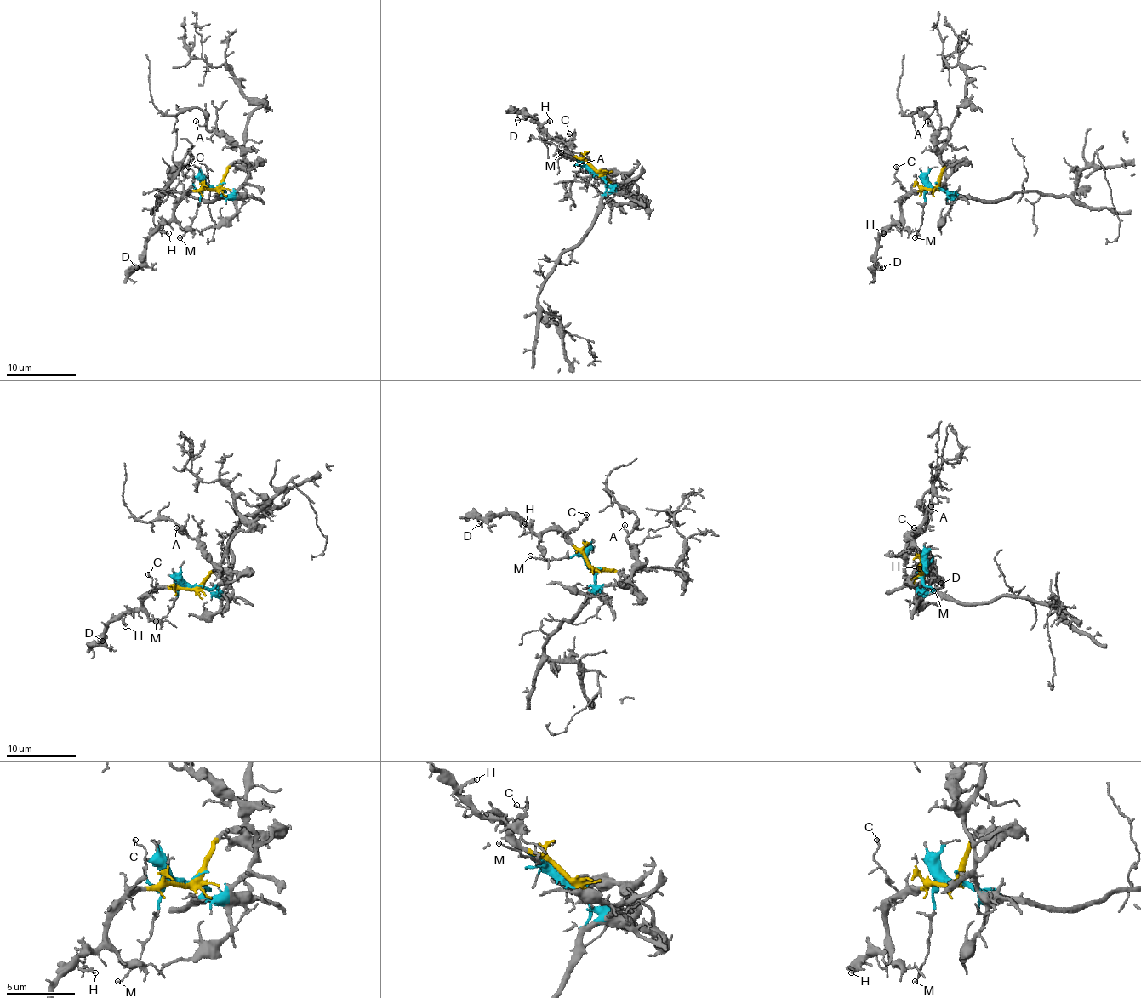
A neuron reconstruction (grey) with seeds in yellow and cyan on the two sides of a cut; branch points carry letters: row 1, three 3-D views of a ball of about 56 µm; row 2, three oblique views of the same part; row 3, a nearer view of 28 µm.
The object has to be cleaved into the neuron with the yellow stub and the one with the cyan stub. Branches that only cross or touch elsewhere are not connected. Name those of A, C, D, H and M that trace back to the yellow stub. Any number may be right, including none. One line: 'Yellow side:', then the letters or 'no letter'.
Yellow side: C, D, H

